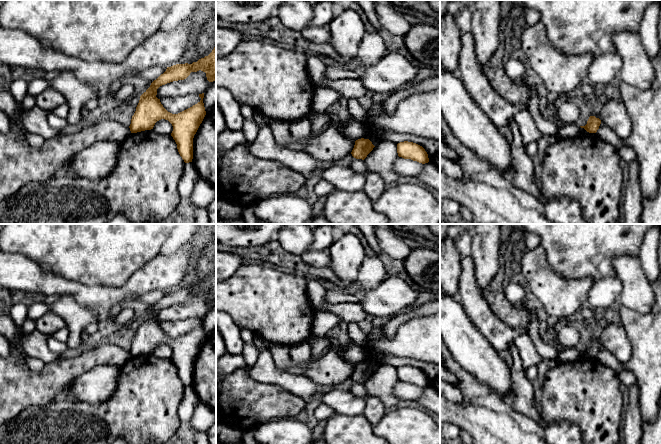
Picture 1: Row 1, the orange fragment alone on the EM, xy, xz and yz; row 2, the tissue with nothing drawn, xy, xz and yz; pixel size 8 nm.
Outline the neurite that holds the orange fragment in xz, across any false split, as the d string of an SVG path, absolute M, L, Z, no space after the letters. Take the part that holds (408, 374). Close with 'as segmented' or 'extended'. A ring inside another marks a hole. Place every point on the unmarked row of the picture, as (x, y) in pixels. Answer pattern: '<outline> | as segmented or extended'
M404 365L398 367L397 377L399 381L404 383L411 383L422 388L429 386L428 378L425 373L413 366Z | as segmented

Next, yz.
M590 340L587 348L585 350L580 350L581 352L584 352L589 357L596 357L599 353L599 350L601 348L601 344L599 342L596 342L595 340Z | as segmented

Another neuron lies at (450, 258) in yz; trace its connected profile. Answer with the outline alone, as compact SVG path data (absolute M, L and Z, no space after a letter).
M447 235L440 243L440 289L447 295L454 296L458 292L461 258L455 240Z

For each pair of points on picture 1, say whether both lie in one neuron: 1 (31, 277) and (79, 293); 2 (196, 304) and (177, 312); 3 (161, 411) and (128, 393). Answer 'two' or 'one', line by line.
1: one
2: one
3: one

